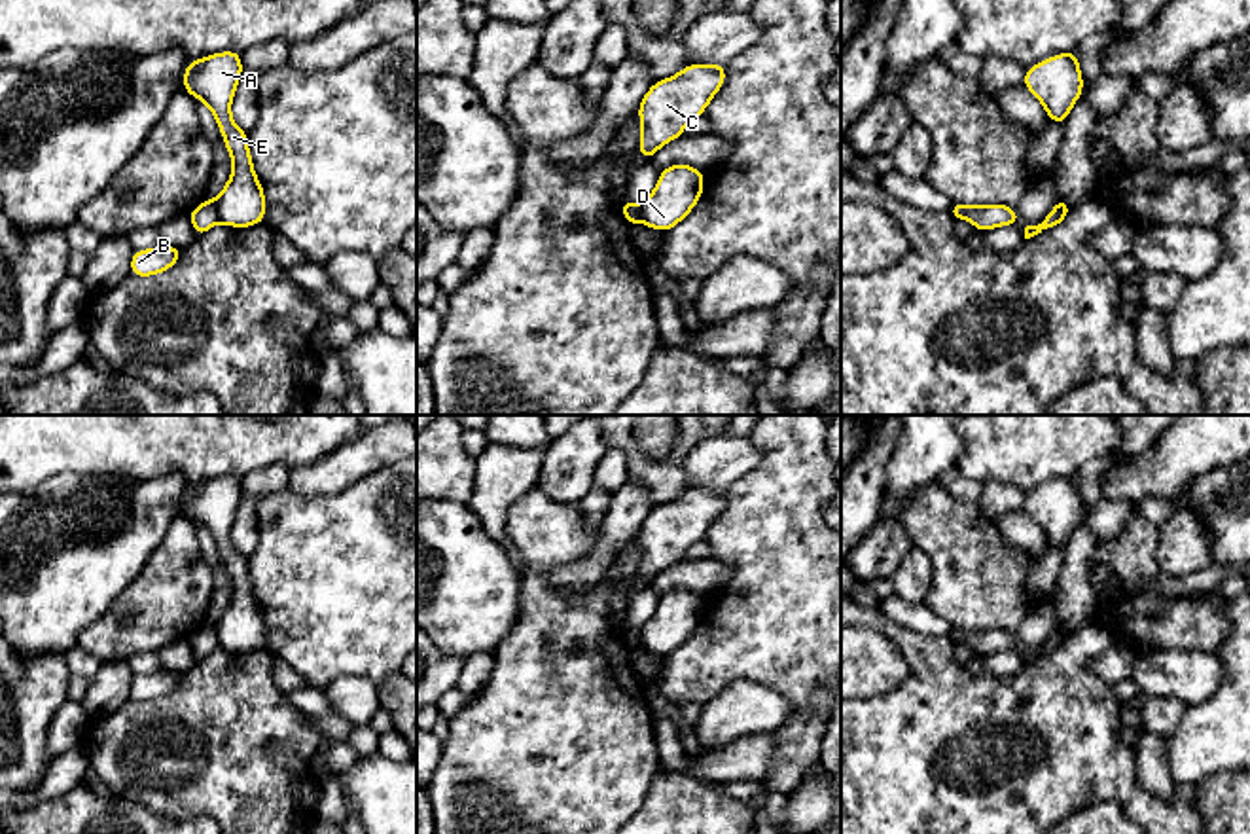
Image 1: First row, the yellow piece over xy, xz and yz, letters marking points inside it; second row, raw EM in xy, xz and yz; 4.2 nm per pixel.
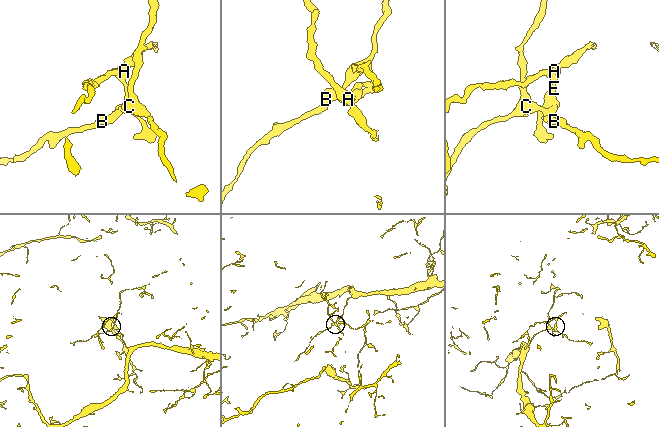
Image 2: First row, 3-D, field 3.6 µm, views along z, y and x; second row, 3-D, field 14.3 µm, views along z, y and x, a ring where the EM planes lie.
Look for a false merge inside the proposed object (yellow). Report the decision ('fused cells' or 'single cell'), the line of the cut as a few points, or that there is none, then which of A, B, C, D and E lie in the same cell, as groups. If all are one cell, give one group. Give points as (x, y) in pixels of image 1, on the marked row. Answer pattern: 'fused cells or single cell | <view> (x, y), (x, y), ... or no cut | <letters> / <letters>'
fused cells | xy (213, 201), (220, 220) | A D E / B C

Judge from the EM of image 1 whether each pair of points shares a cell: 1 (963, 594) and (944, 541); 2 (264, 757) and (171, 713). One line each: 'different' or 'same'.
1: same
2: same

